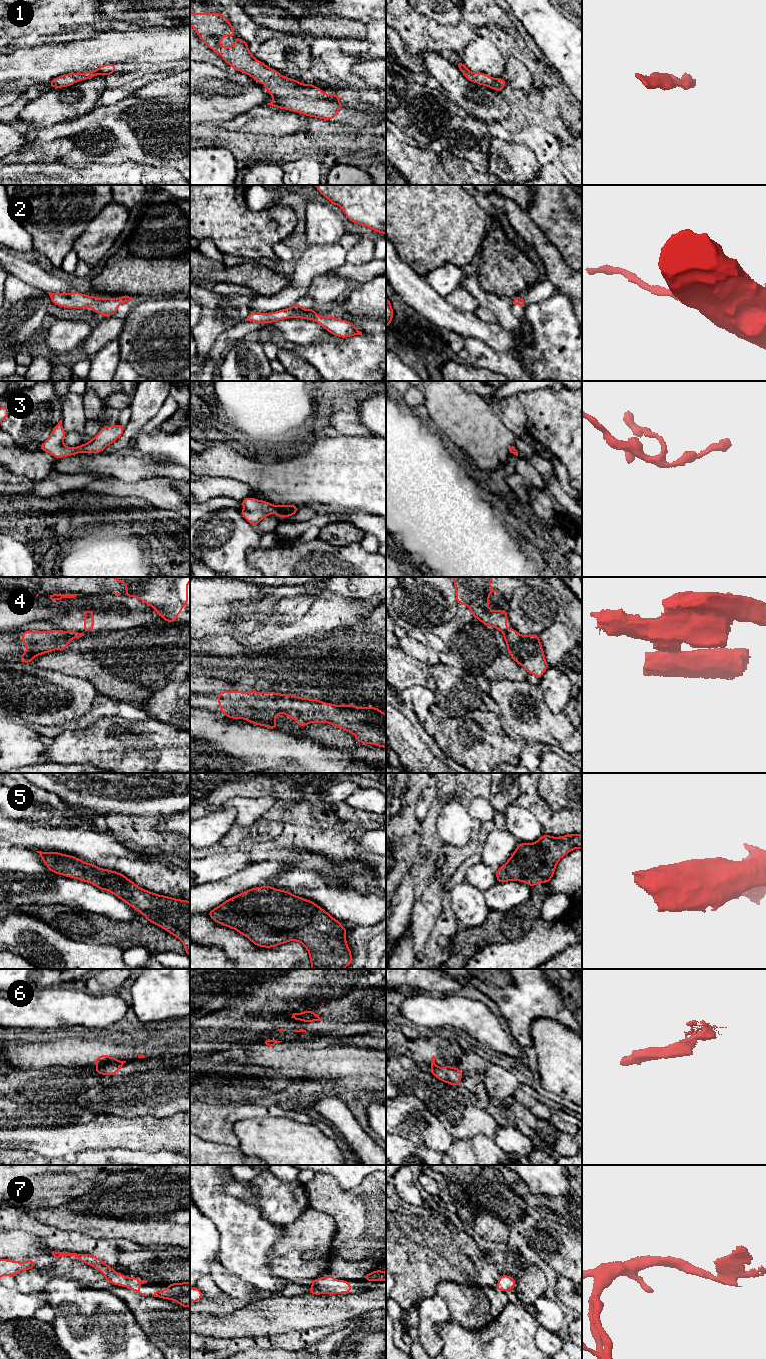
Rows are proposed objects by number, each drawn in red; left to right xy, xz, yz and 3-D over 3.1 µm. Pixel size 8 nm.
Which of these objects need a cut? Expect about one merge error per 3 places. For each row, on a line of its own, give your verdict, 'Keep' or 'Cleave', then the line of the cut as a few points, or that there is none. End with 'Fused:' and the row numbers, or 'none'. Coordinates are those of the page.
1: Keep. No split
2: Keep. No split
3: Keep. No split
4: Cleave. Split along yz (506, 629), (502, 632)
5: Keep. No split
6: Cleave. Split along xy (117, 1060), (106, 1062), (96, 1067)
7: Keep. No split
Fused: 4, 6

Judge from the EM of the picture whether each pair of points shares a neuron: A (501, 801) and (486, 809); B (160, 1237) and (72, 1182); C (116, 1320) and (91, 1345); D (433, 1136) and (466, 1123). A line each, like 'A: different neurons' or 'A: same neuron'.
A: different neurons
B: different neurons
C: same neuron
D: different neurons

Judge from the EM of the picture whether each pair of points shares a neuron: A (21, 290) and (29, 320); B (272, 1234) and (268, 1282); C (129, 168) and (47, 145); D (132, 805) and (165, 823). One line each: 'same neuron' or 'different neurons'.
A: same neuron
B: same neuron
C: different neurons
D: different neurons

